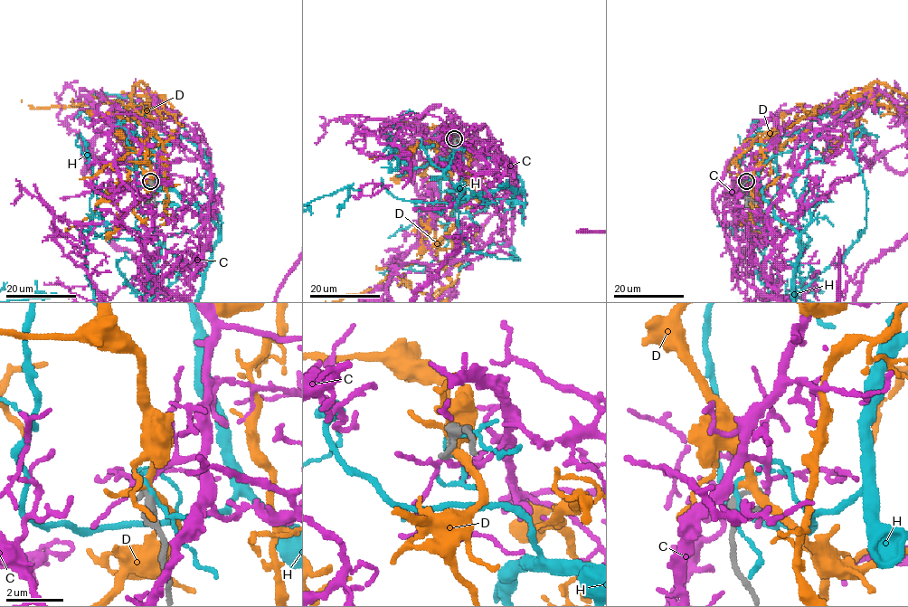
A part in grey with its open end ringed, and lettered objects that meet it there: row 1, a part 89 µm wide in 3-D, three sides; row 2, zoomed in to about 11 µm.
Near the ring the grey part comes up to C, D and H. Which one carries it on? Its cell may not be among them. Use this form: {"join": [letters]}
{"join": ["C"]}

